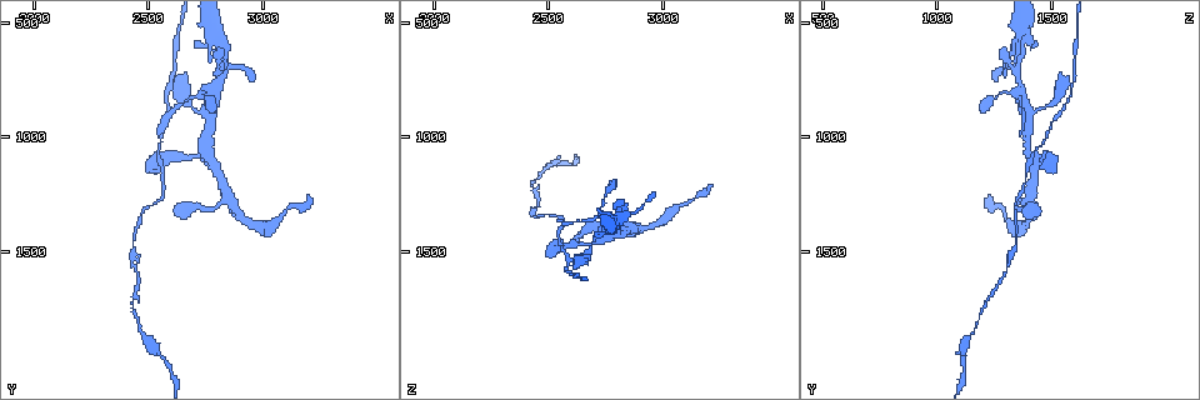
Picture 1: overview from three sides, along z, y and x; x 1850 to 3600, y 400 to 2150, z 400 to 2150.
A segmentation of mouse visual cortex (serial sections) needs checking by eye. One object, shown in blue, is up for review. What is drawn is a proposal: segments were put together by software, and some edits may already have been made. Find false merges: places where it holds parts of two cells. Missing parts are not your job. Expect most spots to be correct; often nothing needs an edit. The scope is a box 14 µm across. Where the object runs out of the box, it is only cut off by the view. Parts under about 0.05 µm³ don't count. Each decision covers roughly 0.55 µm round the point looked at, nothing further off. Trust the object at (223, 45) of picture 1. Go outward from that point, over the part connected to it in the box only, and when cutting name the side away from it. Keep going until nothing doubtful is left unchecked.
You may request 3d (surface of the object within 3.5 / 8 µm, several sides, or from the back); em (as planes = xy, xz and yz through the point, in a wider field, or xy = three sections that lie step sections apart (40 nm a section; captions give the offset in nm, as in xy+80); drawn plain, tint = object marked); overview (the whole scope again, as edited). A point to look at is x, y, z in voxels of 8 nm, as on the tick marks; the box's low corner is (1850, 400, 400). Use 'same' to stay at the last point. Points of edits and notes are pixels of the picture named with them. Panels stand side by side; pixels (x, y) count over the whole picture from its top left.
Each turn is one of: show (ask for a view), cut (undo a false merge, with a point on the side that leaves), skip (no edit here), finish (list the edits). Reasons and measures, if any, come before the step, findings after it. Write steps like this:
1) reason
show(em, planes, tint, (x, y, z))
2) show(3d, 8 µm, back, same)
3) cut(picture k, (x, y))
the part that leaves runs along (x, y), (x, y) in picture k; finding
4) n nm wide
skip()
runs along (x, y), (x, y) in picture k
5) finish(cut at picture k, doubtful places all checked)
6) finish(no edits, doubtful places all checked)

sharp bend
show(3d, 3.5 µm, back, (2770, 870, 1390))

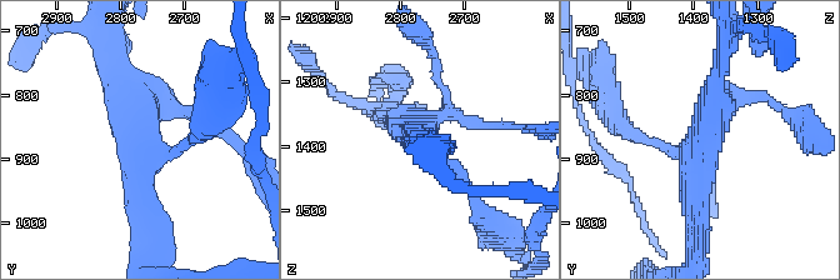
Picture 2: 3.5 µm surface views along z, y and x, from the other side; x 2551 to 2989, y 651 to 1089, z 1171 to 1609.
3 arms; arms of 150, 250, 350 nm; now the EM
show(em, planes, tint, (2760, 885, 1395))

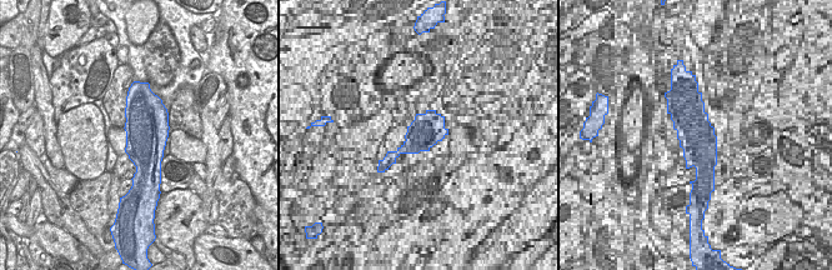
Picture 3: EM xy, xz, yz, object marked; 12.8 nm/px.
show(em, xy, step 3, tint, same)

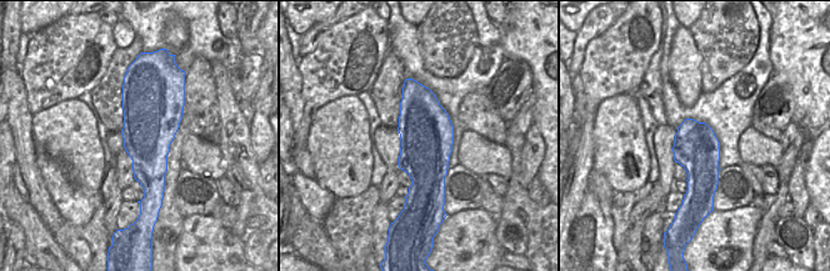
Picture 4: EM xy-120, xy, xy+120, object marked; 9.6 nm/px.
skip()
runs along (120, 75), (154, 225) in picture 2; one cell here

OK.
thick turns thin
show(em, xy, step 5, tint, (2740, 800, 1310))

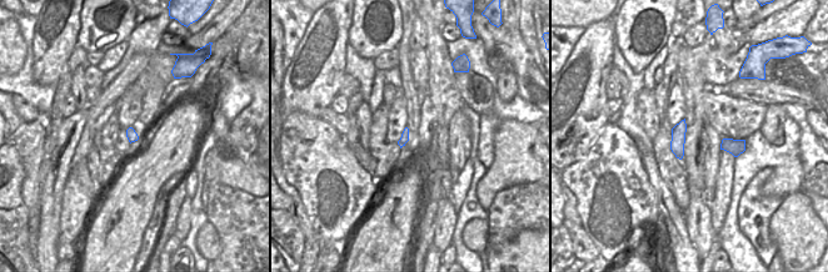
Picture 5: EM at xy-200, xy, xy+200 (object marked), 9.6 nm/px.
show(3d, 3.5 µm, same)

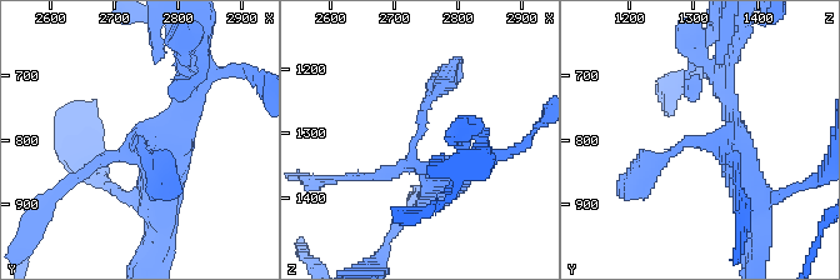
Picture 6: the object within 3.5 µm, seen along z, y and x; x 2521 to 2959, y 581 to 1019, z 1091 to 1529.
3 arms; arms of 150, 200, 350 nm
skip()
runs along (736, 128), (736, 146), (681, 143), (634, 185) in picture 6; one cell here

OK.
side arm on a straight run
show(3d, 3.5 µm, (2600, 750, 1580))

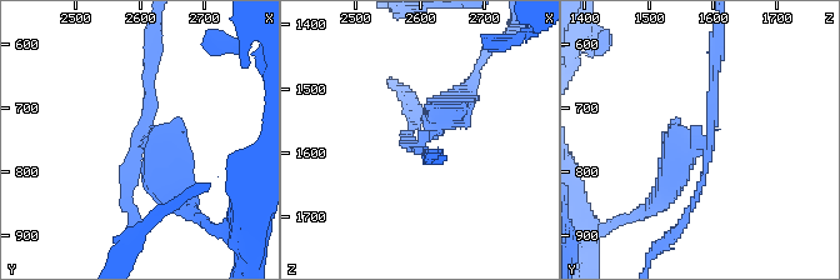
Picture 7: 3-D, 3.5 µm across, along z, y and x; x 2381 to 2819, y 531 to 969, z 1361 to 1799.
show(em, xy, step 5, tint, (2610, 760, 1585))

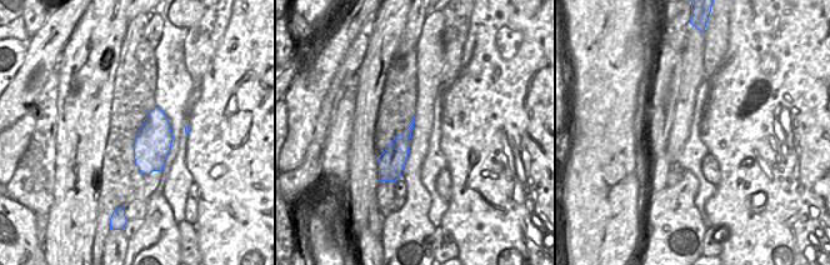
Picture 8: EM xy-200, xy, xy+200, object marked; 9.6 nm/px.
show(em, xy, step 3, tint, same)

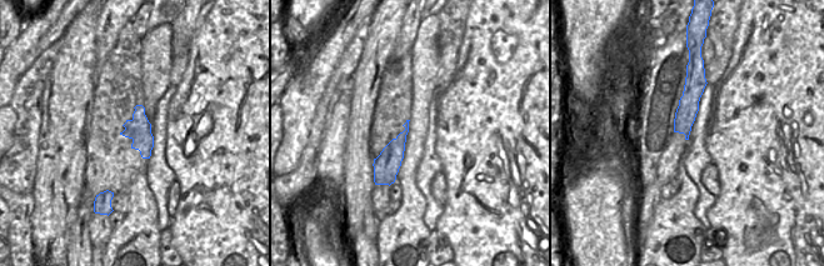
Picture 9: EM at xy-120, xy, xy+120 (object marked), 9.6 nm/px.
cut(picture 7, (150, 93))
the part that leaves runs along (708, 151), (695, 205), (653, 255) in picture 7; two cells meet here

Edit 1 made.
show(overview)

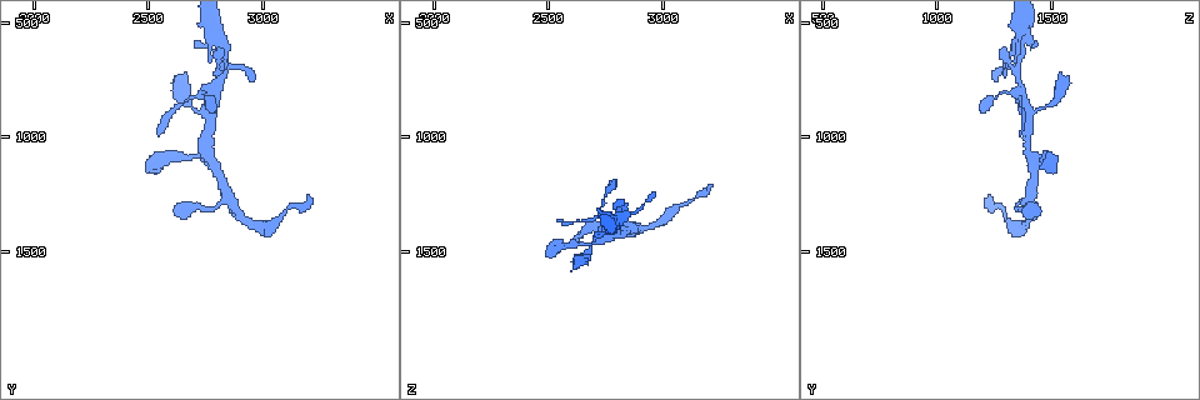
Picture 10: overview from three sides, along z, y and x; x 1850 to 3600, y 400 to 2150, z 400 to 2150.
a fork
show(3d, 3.5 µm, (2780, 810, 1380))

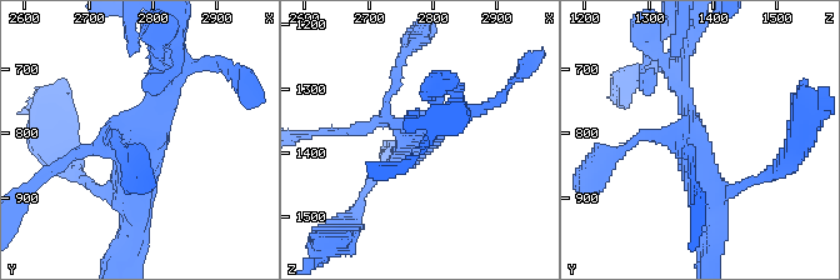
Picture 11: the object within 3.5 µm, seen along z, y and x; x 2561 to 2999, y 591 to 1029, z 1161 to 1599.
4 arms; arms of 100, 150, 250, 450 nm
show(em, xy, step 2, tint, (2780, 805, 1370))

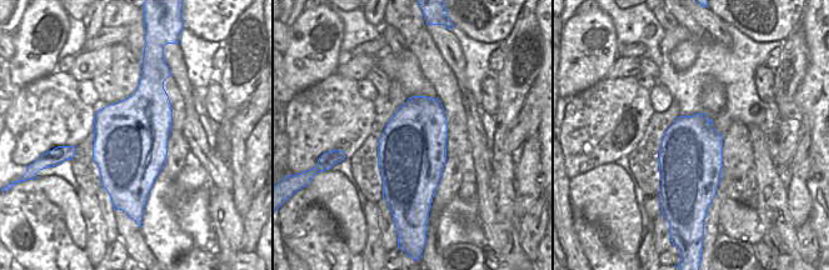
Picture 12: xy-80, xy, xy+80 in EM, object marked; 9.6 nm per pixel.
skip()
runs along (173, 68), (138, 133), (138, 221) in picture 11; all the same cell

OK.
finish(cut at picture 7, doubtful places all checked)

